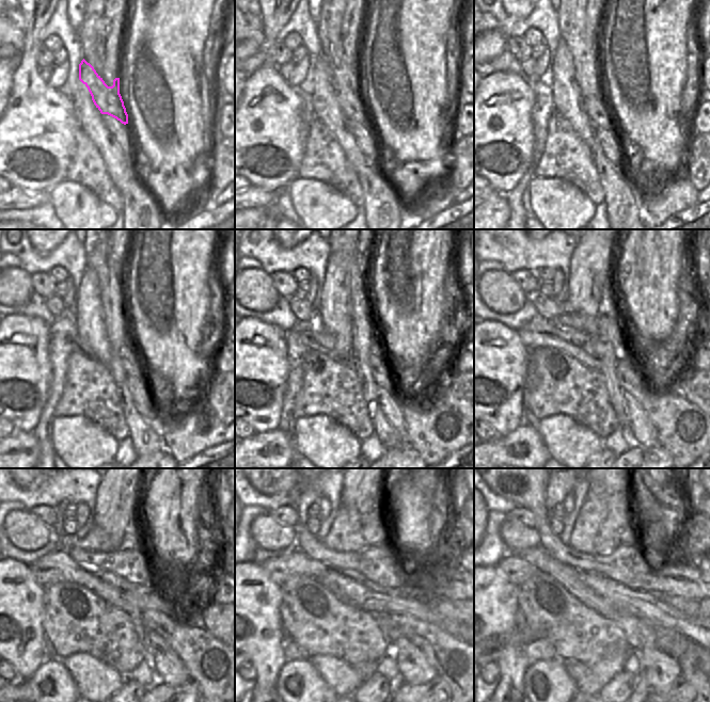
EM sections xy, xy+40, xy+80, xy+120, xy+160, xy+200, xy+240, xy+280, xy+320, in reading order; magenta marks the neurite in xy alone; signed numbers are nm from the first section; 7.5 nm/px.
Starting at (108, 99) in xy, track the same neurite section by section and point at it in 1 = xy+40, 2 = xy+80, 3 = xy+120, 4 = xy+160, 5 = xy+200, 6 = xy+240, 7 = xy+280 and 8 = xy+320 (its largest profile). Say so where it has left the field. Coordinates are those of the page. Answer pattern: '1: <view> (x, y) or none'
1: xy+40 (347, 84)
2: xy+80 (590, 82)
3: xy+120 (115, 314)
4: xy+160 (434, 429)
5: xy+200 (683, 430)
6: xy+240 (212, 667)
7: xy+280 (452, 658)
8: xy+320 (691, 673)

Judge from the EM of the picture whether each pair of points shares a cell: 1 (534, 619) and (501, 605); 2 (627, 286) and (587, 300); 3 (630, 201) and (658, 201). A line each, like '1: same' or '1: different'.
1: different
2: different
3: different

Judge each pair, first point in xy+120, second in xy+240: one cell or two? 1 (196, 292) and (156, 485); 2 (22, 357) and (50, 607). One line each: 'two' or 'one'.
1: one
2: two

